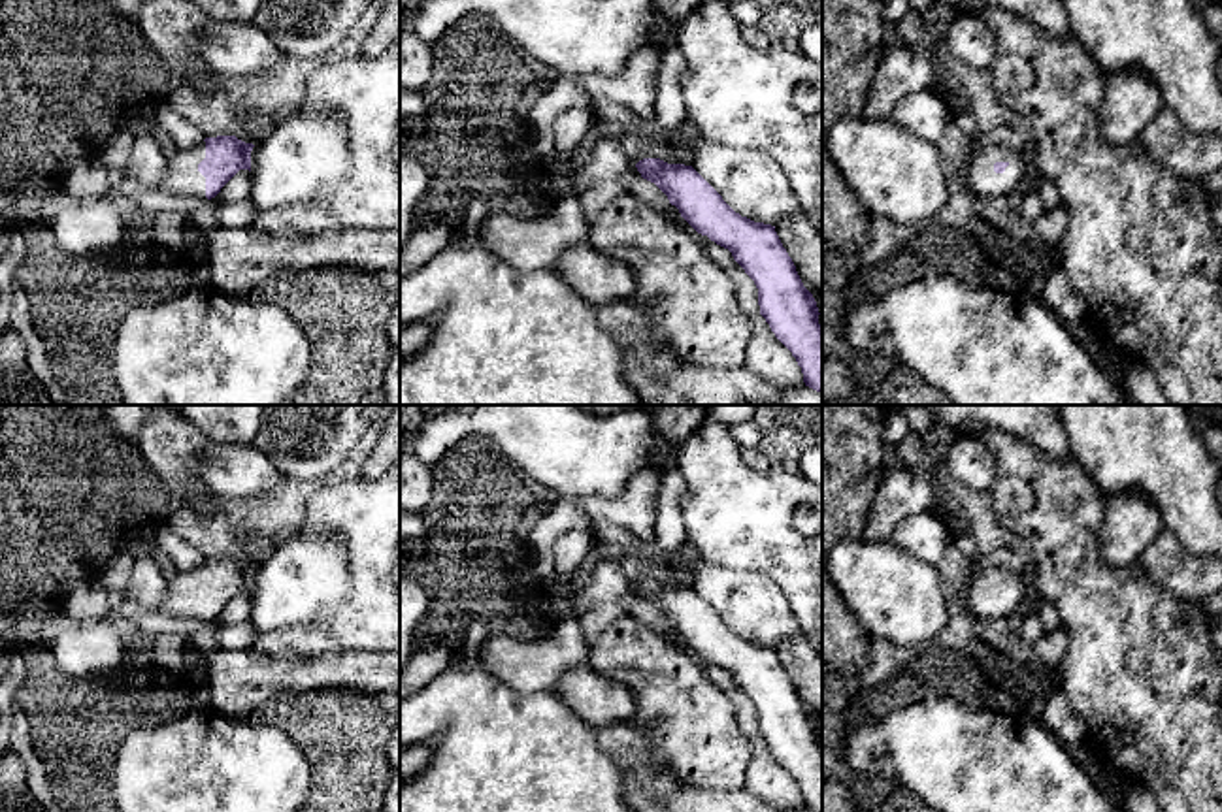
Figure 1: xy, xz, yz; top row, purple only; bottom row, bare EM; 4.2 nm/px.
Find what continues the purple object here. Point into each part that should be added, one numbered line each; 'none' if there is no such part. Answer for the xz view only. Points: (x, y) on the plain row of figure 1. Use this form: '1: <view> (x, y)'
none

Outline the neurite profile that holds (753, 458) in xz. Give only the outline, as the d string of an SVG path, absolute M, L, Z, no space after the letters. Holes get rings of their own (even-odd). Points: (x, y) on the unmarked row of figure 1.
M739 448L741 462L754 471L769 471L769 460L758 448Z

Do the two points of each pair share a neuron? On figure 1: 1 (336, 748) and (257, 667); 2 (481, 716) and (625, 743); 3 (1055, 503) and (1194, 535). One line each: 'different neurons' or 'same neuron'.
1: different neurons
2: different neurons
3: different neurons

